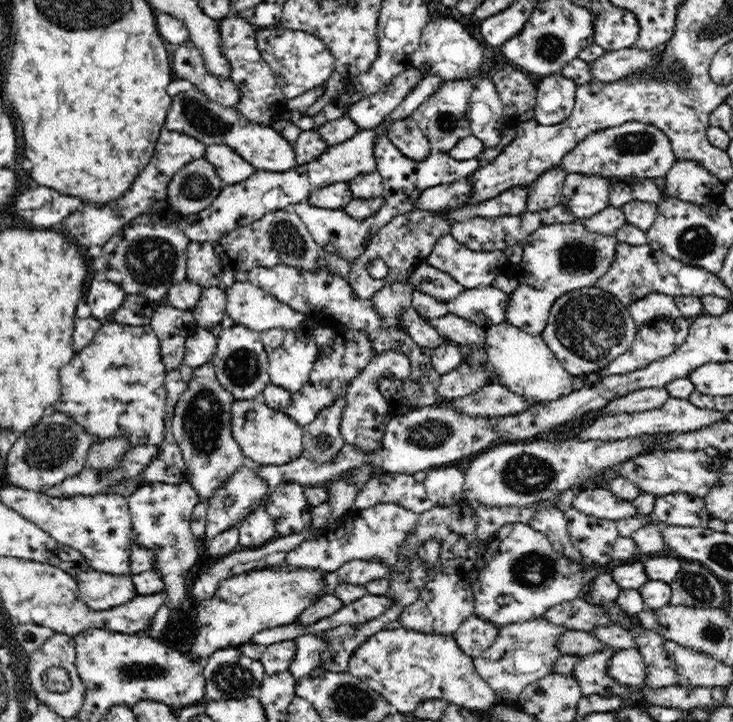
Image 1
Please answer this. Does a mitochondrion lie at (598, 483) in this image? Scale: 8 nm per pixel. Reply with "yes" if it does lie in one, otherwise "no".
no

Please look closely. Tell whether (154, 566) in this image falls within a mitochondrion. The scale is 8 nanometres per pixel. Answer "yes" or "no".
no

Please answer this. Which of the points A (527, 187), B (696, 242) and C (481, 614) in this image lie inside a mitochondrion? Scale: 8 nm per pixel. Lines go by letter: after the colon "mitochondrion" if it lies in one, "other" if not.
A: other
B: mitochondrion
C: other

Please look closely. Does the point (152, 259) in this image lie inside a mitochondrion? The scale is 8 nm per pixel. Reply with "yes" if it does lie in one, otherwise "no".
yes

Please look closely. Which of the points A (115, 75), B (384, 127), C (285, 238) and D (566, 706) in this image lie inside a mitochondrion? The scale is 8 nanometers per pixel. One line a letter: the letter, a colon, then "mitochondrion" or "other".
A: other
B: other
C: mitochondrion
D: other

